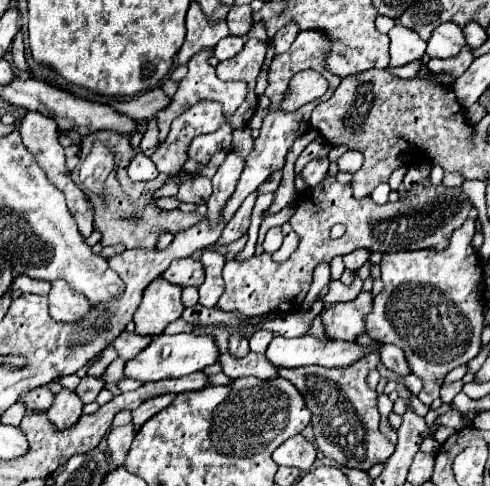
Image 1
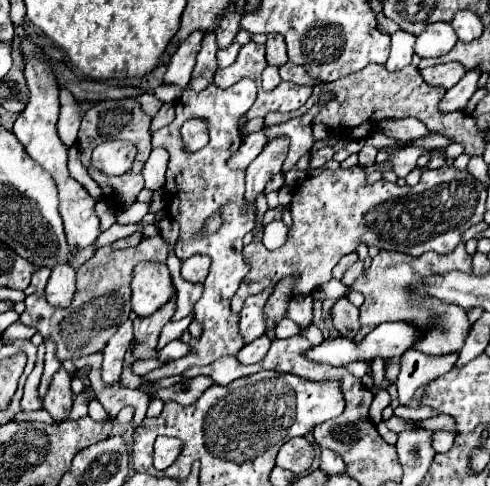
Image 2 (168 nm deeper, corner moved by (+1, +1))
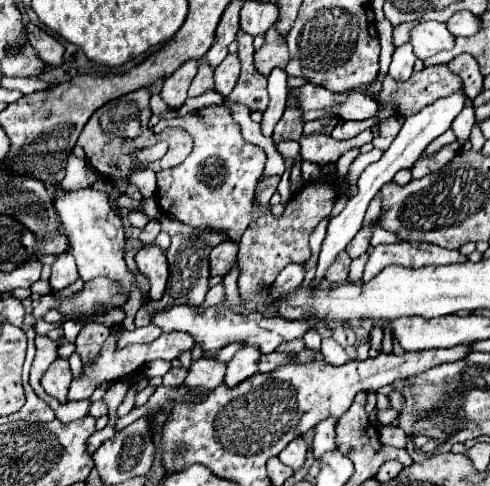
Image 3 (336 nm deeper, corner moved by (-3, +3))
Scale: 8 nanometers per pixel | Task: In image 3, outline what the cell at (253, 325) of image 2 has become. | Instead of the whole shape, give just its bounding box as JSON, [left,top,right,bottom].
[274,264,304,294]

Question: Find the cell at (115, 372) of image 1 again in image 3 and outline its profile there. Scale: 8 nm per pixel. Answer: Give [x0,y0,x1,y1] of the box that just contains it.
[164,368,186,388]

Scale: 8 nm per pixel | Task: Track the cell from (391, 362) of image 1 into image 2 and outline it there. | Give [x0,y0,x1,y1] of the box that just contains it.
[398,350,458,406]

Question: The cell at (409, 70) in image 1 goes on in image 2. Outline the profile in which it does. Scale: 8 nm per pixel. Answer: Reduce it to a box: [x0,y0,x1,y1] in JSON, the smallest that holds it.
[420,62,466,88]

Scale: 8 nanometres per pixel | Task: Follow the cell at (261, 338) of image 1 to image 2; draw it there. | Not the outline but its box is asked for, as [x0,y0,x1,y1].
[238,334,270,364]

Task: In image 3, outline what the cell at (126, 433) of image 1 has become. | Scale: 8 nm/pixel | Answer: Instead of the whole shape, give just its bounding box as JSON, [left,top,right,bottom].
[76,322,110,363]

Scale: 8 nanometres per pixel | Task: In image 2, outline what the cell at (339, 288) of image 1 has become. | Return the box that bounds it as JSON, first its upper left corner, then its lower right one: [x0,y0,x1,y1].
[330,296,360,338]

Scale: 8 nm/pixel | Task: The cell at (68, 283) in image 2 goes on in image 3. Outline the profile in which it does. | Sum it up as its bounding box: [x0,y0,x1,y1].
[50,252,78,290]

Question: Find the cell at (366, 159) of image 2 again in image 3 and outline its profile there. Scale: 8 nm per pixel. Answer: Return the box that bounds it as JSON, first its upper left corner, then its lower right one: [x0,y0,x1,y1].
[372,115,403,151]

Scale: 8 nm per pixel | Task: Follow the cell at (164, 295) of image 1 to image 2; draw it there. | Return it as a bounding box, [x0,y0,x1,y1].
[132,264,176,318]

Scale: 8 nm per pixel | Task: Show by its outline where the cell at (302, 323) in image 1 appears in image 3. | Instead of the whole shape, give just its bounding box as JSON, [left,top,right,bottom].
[320,338,348,366]

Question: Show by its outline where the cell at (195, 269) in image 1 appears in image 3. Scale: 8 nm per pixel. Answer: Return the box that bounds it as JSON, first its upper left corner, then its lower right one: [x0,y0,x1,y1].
[210,242,238,276]

